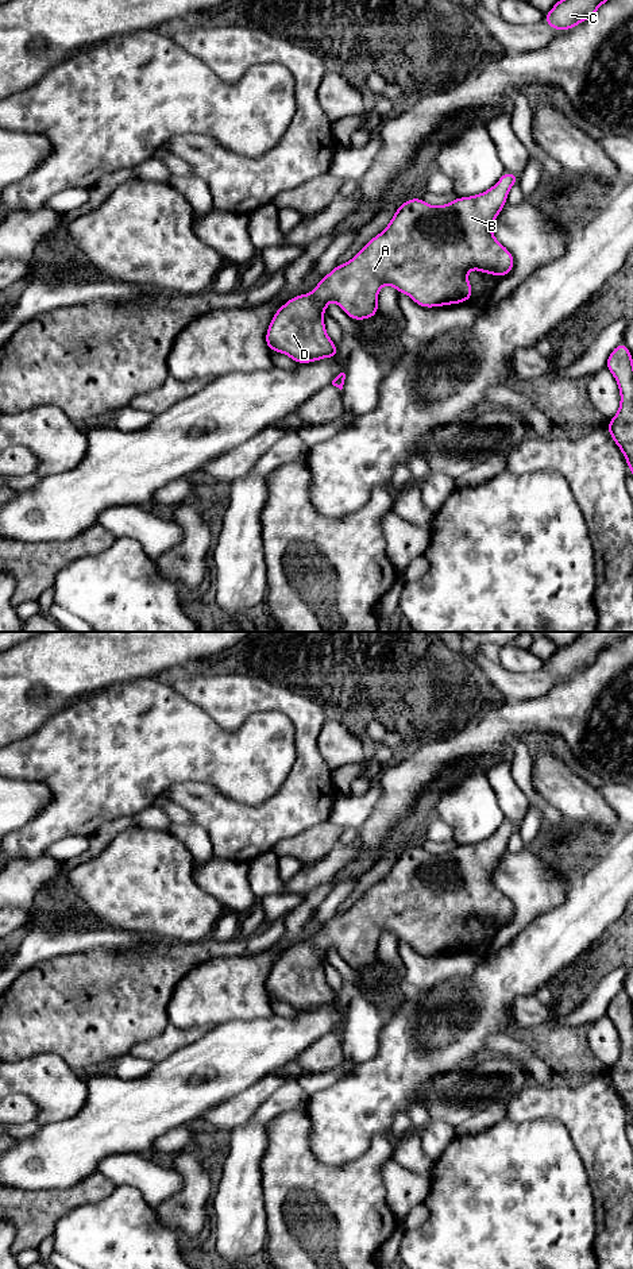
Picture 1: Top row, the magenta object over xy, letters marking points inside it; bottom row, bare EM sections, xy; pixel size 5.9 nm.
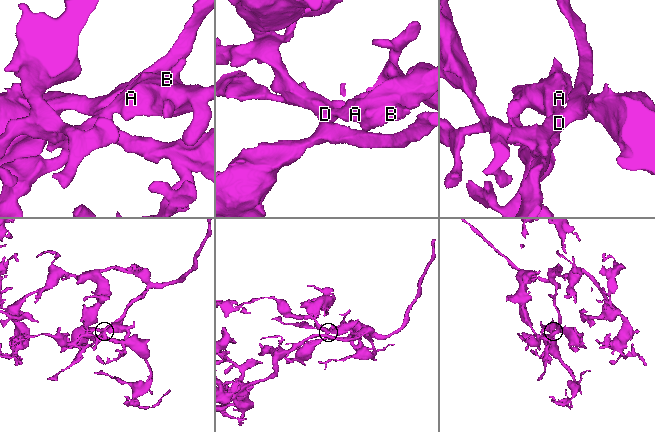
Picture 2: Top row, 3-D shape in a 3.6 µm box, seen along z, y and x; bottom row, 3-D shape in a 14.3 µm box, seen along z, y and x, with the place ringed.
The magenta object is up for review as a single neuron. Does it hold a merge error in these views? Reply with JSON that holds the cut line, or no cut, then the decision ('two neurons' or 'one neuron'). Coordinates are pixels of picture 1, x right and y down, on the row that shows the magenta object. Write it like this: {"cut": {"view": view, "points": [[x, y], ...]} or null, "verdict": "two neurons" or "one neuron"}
{"cut": null, "verdict": "one neuron"}

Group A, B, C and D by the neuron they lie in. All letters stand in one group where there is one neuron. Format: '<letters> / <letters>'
A B C D

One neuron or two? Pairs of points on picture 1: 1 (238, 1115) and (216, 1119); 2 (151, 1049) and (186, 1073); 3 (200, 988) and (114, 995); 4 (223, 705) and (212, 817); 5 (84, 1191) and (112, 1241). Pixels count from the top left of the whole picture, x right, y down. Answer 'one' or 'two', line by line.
1: one
2: two
3: two
4: one
5: two

